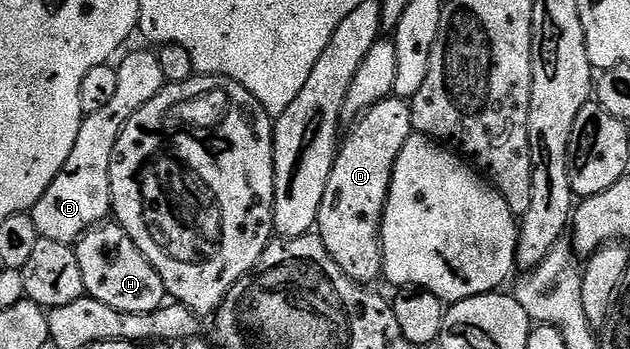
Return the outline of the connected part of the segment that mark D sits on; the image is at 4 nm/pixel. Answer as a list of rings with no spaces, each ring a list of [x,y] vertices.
[[[393,96],[380,100],[371,106],[361,118],[353,123],[350,135],[345,135],[339,145],[338,153],[334,156],[334,167],[328,176],[328,188],[324,188],[324,200],[320,200],[318,225],[316,233],[321,238],[324,248],[336,260],[338,267],[344,271],[353,282],[374,284],[382,273],[382,213],[386,207],[386,197],[390,191],[390,177],[394,175],[394,165],[404,148],[404,144],[415,133],[412,124],[410,103],[405,98]]]

